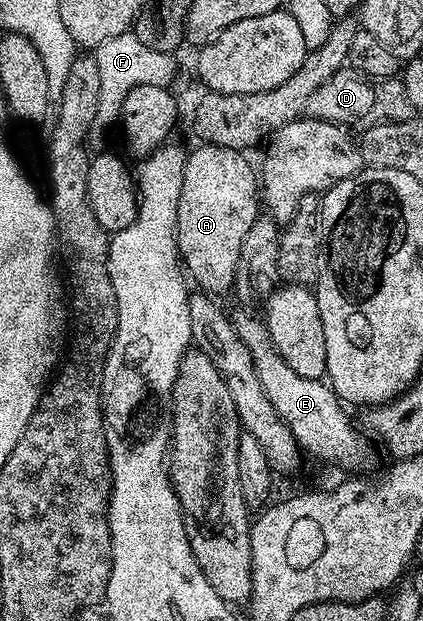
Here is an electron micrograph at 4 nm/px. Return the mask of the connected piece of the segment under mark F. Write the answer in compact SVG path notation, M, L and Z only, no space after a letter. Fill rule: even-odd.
M133 32L117 35L103 42L93 50L101 77L100 101L97 102L97 115L90 123L90 134L87 139L88 149L98 154L106 149L105 132L118 121L120 108L125 94L137 85L161 85L168 87L175 74L175 59L170 53L155 51L145 46Z

